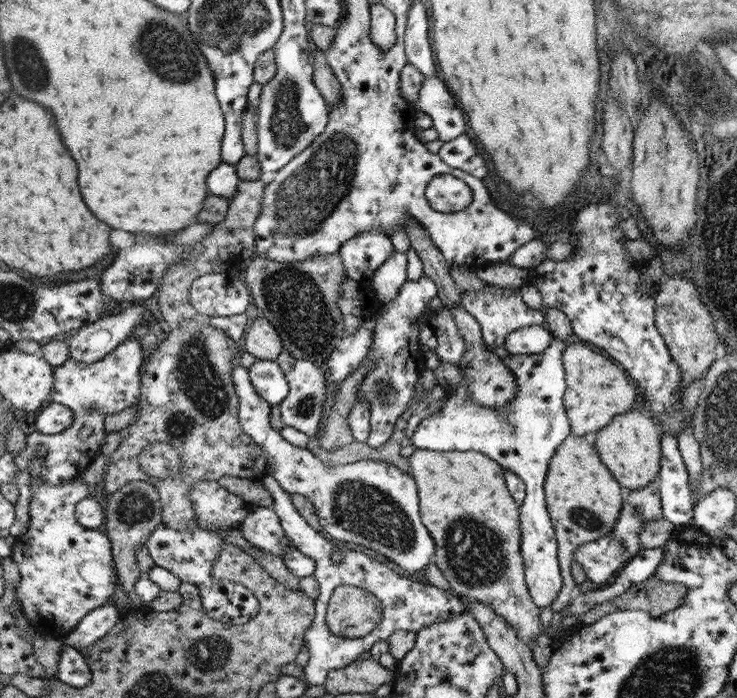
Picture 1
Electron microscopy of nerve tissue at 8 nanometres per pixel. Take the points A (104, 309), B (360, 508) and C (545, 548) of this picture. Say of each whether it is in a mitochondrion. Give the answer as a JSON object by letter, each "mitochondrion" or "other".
{"A":"other","B":"mitochondrion","C":"other"}

